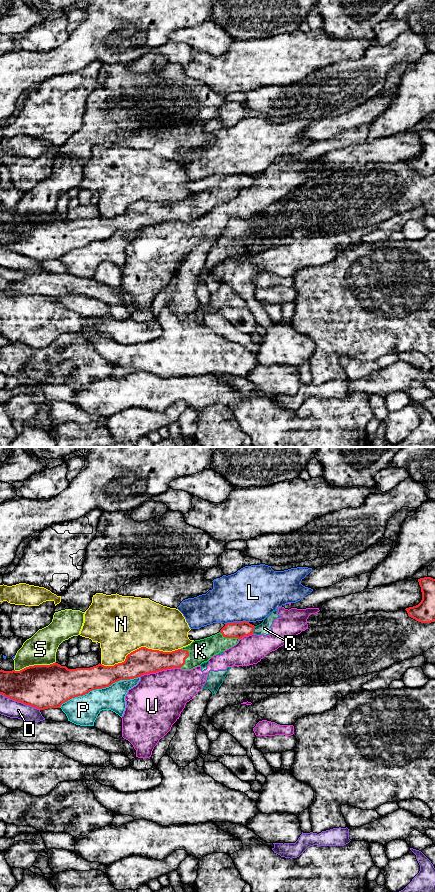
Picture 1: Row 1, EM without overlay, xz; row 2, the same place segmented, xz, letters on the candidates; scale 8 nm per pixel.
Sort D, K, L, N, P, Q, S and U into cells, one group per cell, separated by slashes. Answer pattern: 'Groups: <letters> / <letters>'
Groups: D / K / L / N P / Q U / S

